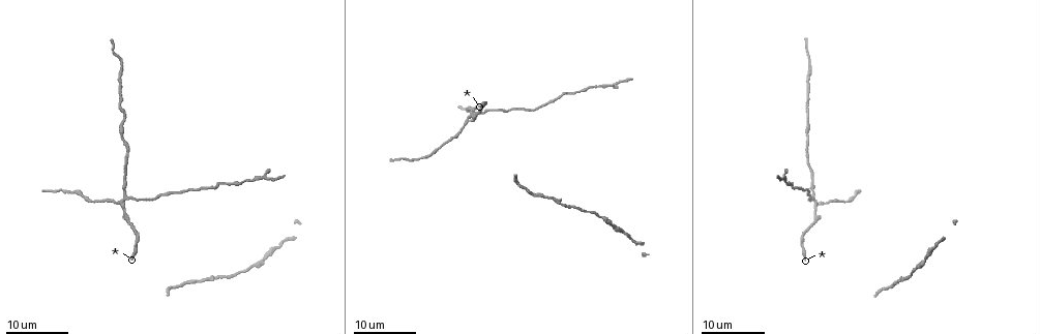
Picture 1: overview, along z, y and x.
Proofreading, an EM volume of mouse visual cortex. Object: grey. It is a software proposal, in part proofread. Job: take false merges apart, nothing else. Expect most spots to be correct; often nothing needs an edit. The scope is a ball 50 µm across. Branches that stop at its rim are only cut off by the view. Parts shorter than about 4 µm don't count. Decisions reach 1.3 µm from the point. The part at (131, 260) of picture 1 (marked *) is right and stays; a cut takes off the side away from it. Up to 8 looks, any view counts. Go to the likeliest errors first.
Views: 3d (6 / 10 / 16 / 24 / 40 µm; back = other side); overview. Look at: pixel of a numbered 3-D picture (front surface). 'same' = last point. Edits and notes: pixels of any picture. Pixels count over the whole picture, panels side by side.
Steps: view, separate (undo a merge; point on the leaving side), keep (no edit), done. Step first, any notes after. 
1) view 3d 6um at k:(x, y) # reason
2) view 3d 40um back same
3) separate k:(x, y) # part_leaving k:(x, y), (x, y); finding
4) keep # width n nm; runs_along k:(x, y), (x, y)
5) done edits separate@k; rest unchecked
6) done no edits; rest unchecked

view 3d 16um at 1:(126, 199) # thin arm on a thick one

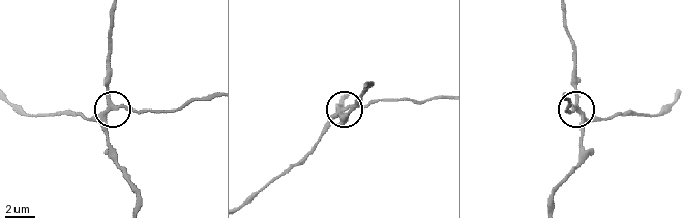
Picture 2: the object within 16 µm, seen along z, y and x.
view 3d 10um at 2:(114, 105)

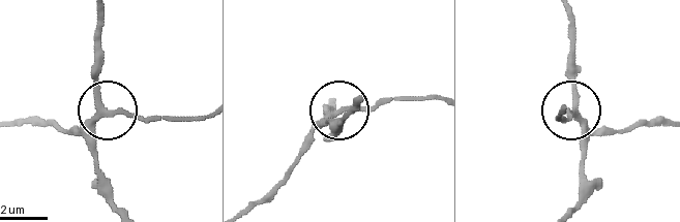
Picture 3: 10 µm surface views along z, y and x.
keep # runs_along 3:(114, 203), (96, 156), (104, 103), (96, 73), (96, 34); one neuron here

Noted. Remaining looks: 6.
view 3d 16um at 1:(809, 225) # thick turns thin

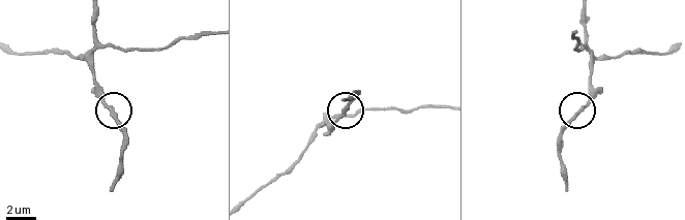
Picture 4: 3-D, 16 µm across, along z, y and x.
view 3d 10um at 4:(344, 112)

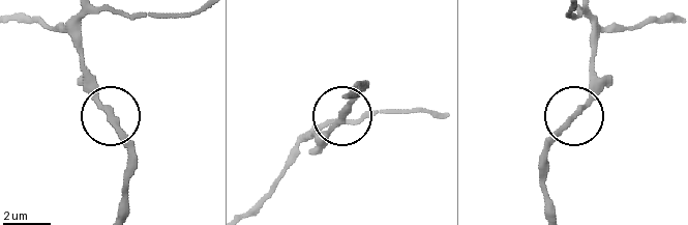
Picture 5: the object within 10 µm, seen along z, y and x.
view 3d 6um at 5:(109, 112)

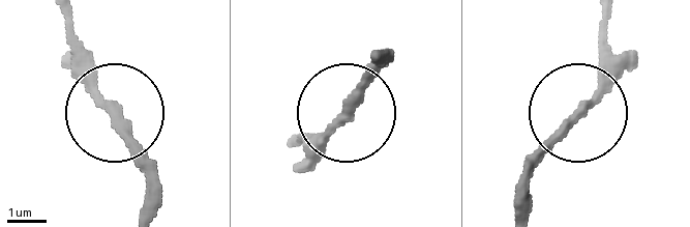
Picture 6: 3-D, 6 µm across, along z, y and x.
keep # width 240 nm; all the same neuron

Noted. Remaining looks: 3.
view 3d 16um at 1:(228, 184) # sudden change in width

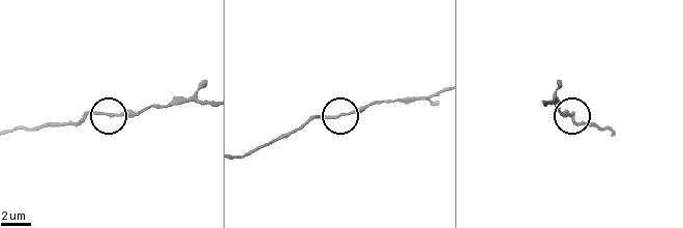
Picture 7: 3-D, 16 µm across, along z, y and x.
view 3d 6um at 7:(346, 113)

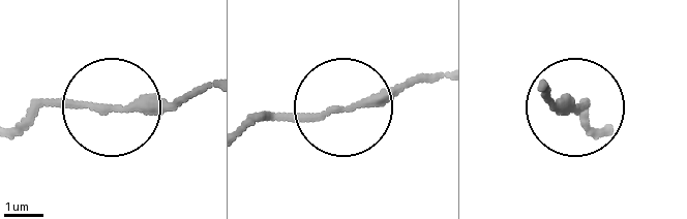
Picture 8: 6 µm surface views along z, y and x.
keep # runs_along 8:(15, 128), (54, 102), (123, 108), (199, 92); one neuron here

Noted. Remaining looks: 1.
done no edits; rest unchecked

